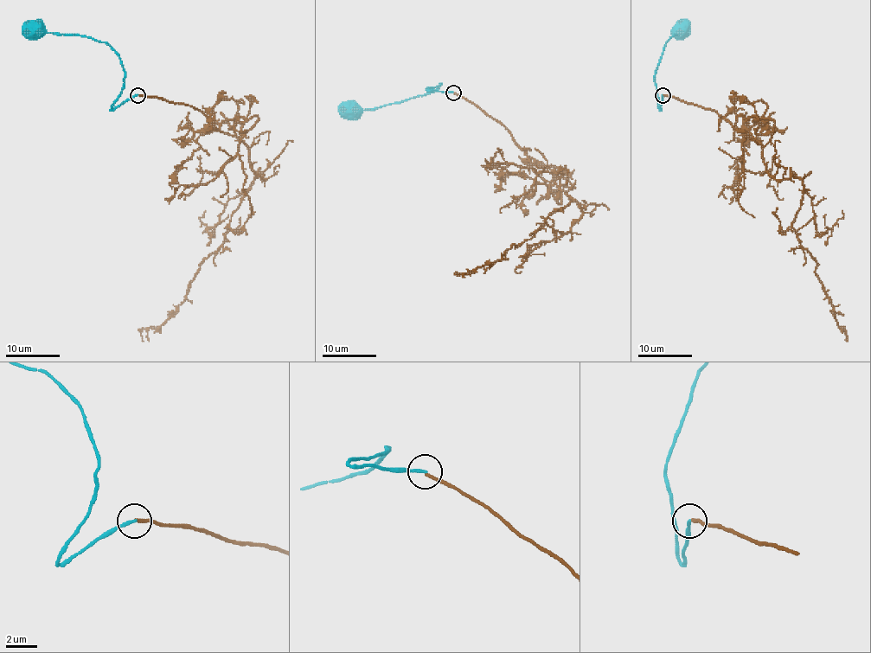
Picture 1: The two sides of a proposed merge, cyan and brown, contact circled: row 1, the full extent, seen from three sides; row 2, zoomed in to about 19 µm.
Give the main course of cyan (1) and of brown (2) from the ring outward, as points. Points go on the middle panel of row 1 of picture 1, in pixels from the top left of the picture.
1: (454, 92), (430, 88), (440, 85), (433, 91), (400, 102), (352, 110)
2: (454, 92), (497, 119), (532, 168), (568, 195), (582, 215), (567, 233), (546, 221), (500, 259), (459, 276)

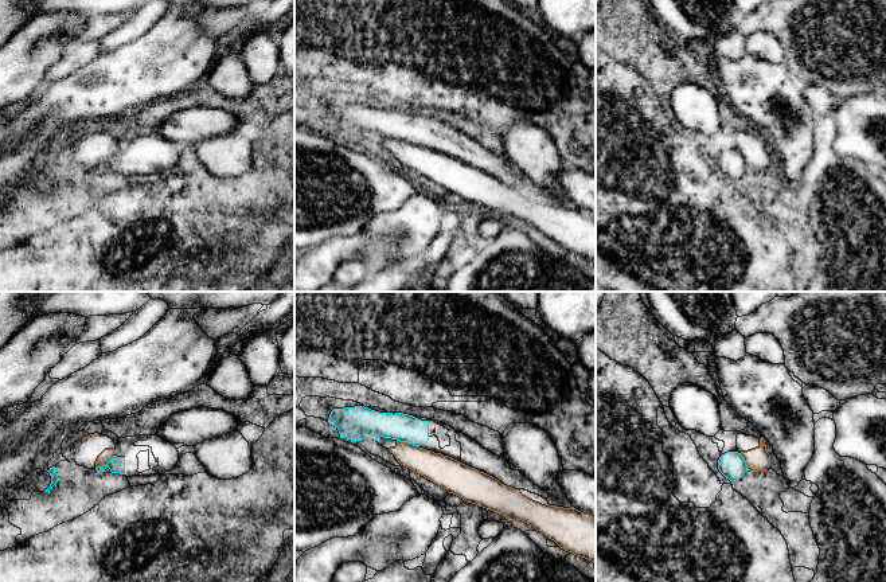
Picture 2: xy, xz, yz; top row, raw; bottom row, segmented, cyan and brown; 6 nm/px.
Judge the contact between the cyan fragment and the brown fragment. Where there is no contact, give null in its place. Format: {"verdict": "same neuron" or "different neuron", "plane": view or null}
{"verdict": "different neuron", "plane": "xz"}

